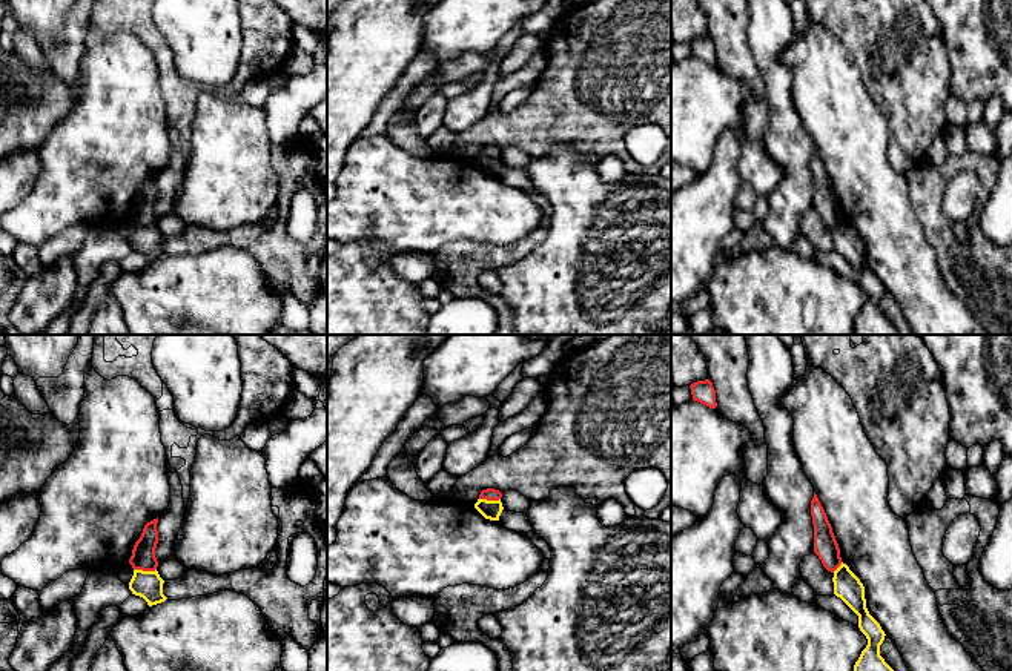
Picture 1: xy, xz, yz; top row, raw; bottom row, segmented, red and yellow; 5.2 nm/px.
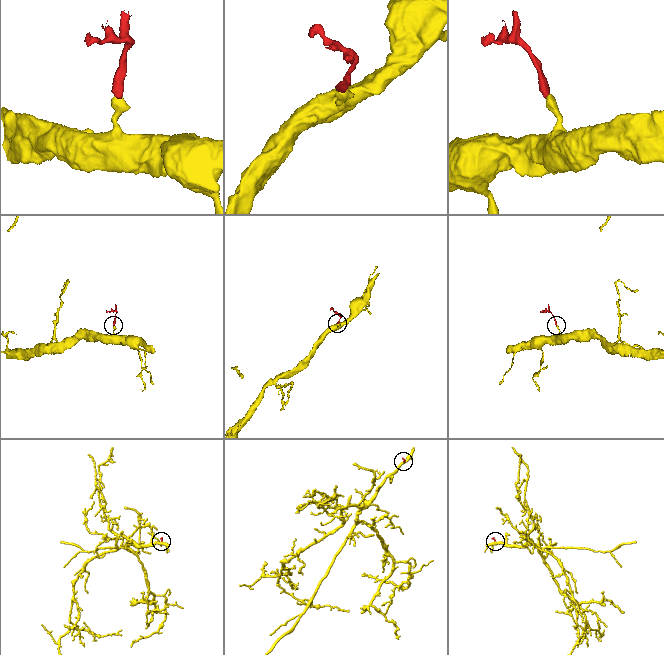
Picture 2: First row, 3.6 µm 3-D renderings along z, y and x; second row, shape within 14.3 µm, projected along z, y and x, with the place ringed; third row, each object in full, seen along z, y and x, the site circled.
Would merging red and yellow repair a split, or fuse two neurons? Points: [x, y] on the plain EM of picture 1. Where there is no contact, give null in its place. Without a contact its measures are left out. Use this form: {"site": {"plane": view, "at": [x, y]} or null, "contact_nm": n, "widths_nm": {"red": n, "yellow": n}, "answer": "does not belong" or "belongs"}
{"site": {"plane": "xy", "at": [145, 226]}, "contact_nm": 120, "widths_nm": {"red": 130, "yellow": 140}, "answer": "does not belong"}

